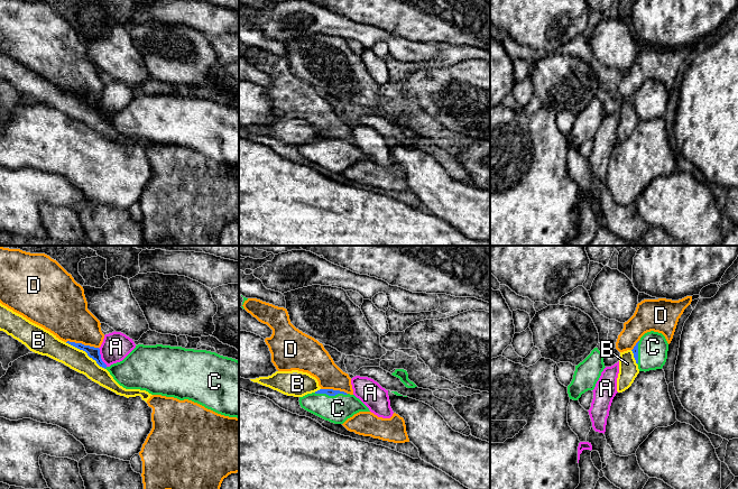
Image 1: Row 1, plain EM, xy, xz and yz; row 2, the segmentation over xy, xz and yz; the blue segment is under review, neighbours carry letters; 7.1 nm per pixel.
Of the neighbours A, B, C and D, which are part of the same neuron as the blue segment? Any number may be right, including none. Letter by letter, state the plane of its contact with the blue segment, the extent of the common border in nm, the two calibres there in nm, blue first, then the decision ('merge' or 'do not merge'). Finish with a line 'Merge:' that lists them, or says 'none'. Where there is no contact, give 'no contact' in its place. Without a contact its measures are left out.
A: xy | 150 nm | 80/200 nm | do not merge
B: xy | 340 nm | 80/150 nm | do not merge
C: xz | 240 nm | 50/200 nm | merge
D: xy | 240 nm | 80/340 nm | do not merge
Merge: C

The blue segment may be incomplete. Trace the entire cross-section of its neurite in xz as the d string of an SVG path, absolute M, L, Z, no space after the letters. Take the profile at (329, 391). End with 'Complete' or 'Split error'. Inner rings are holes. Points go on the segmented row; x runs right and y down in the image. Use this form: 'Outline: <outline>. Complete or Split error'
Outline: M320 389L298 402L305 410L334 424L343 424L359 412L370 412L354 395L333 389Z. Split error

